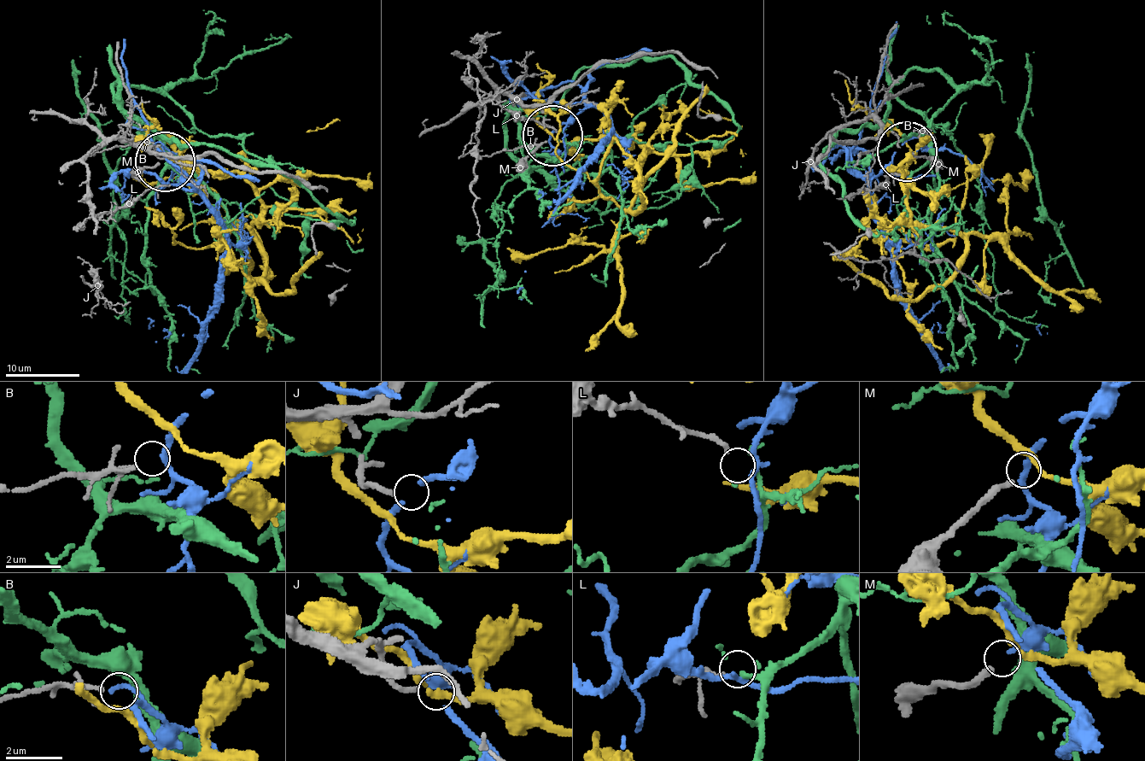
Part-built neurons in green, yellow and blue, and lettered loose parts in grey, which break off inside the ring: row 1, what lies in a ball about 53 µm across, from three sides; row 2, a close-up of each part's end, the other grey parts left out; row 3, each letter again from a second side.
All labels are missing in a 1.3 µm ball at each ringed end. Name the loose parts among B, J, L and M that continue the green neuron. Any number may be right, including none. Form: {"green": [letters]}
{"green": ["L"]}

